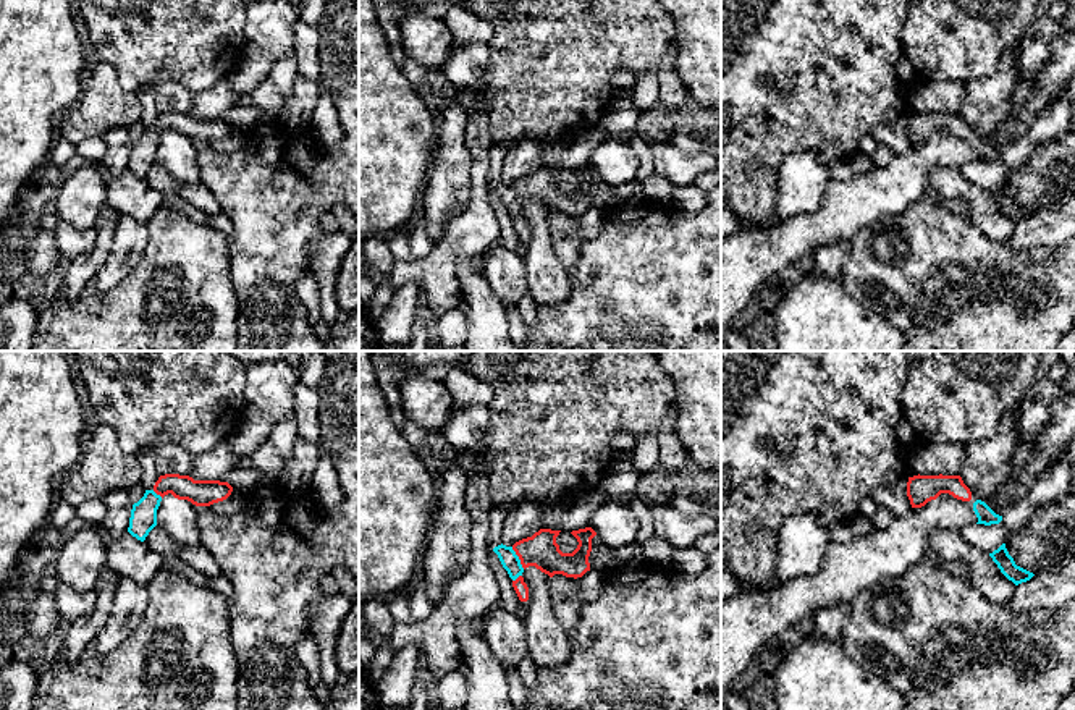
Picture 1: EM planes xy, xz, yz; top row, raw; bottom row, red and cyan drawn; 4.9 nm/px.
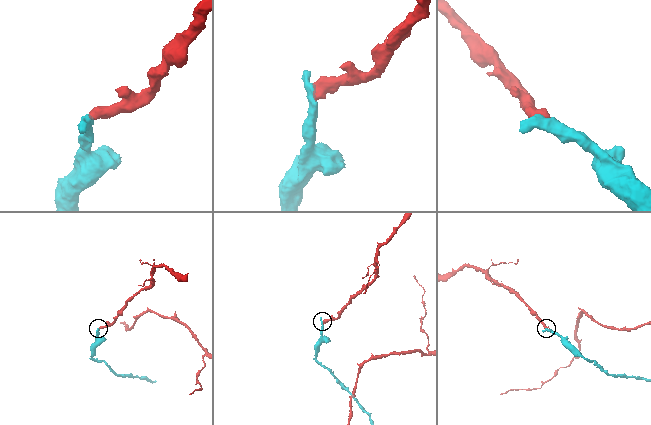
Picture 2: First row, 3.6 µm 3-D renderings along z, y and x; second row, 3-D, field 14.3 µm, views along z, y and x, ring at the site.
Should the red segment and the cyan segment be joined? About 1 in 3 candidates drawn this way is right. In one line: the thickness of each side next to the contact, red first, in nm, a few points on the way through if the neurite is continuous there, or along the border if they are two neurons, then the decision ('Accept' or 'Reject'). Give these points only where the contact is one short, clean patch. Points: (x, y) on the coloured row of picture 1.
Thickness 170 nm (red) against 90 nm. Path across: xz (540, 550), (526, 552), (519, 558), (510, 560). Accept

